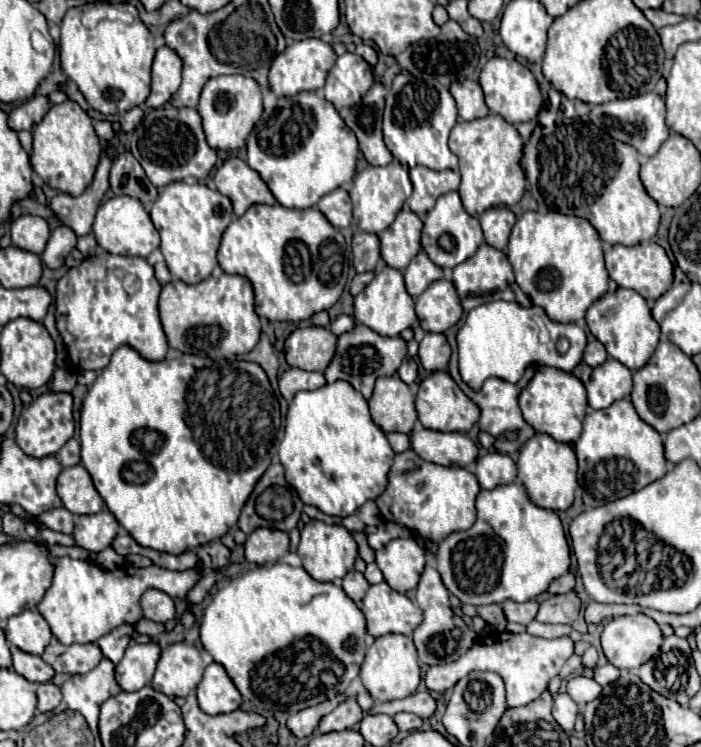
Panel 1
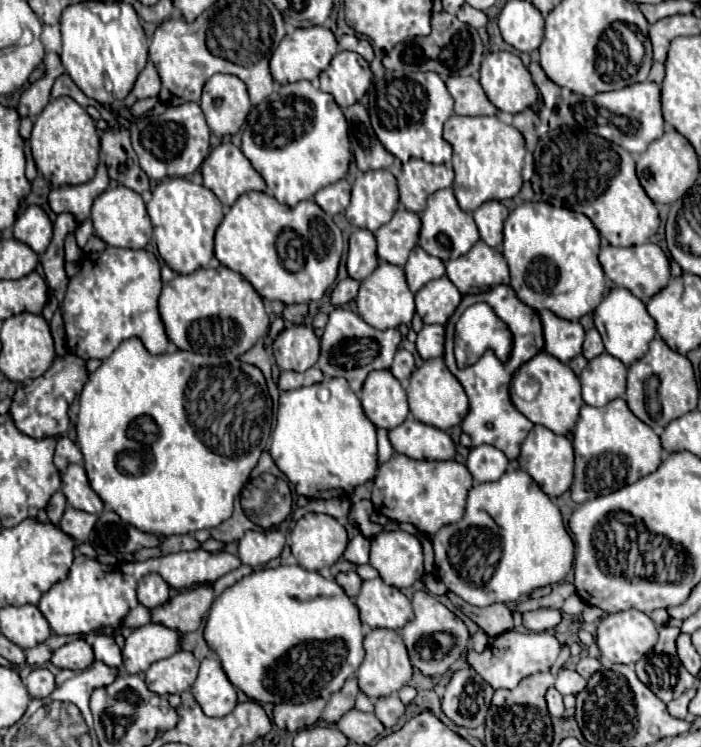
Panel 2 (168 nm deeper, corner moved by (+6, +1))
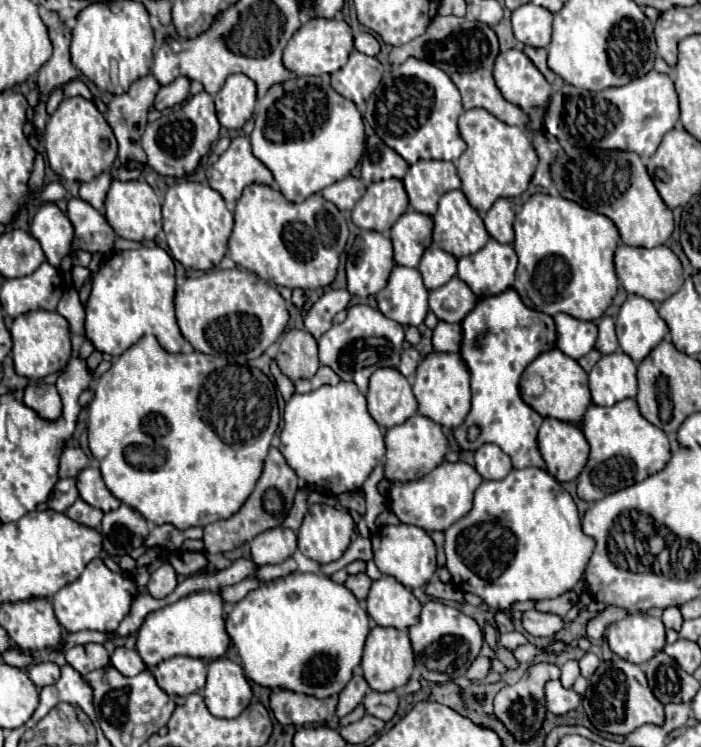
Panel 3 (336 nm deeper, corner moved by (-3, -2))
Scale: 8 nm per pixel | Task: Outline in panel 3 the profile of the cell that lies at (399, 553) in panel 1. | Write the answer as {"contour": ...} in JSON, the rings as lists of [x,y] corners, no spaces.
{"contour":[[[407,523],[385,525],[371,535],[371,543],[373,543],[373,561],[379,567],[379,571],[395,577],[407,589],[427,585],[433,573],[437,571],[435,543],[429,537],[429,533],[417,525],[407,525]]]}

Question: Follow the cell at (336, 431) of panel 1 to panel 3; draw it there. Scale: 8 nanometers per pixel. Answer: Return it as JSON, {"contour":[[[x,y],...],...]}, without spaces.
{"contour":[[[339,381],[337,385],[323,385],[317,391],[311,393],[295,393],[283,413],[285,425],[281,431],[281,445],[279,451],[287,457],[287,463],[297,473],[299,479],[303,479],[311,489],[317,489],[327,495],[339,495],[345,491],[359,491],[365,479],[371,475],[371,471],[383,461],[385,443],[383,433],[375,419],[367,411],[365,395],[359,393],[355,383]]]}

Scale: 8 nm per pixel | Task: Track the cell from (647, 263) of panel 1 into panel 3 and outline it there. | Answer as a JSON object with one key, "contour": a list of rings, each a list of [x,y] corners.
{"contour":[[[619,245],[615,251],[615,269],[621,285],[627,293],[641,295],[649,301],[665,301],[683,285],[683,267],[679,257],[665,245],[643,249],[643,247],[629,247]]]}

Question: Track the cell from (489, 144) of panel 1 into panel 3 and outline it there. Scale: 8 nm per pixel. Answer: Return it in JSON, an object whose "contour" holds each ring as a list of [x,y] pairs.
{"contour":[[[469,109],[459,117],[459,131],[467,143],[457,163],[457,173],[463,183],[461,191],[481,215],[485,215],[499,197],[517,197],[527,189],[537,167],[537,153],[521,127],[499,121],[487,109]]]}

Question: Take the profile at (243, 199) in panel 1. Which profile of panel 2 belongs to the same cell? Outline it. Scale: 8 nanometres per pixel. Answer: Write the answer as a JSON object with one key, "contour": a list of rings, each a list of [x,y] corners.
{"contour":[[[232,142],[216,146],[202,164],[204,186],[210,188],[224,206],[232,206],[246,192],[264,192],[262,176]]]}

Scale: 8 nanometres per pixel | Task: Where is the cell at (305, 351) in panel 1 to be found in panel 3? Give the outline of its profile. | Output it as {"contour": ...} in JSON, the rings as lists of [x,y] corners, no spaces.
{"contour":[[[289,329],[279,339],[275,361],[283,375],[287,375],[291,381],[311,379],[319,369],[315,337],[301,329]]]}

